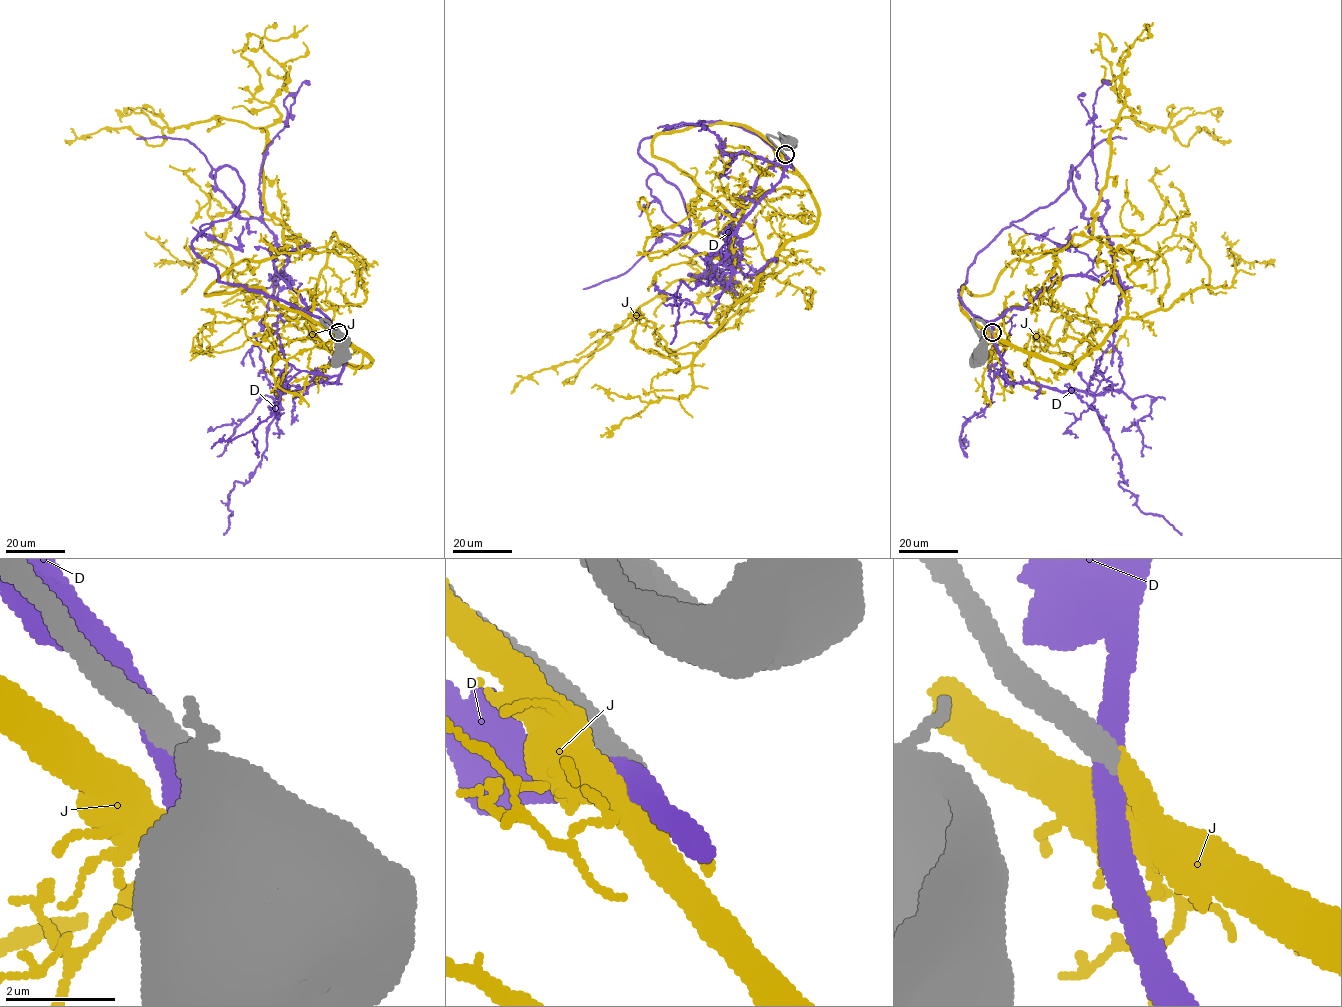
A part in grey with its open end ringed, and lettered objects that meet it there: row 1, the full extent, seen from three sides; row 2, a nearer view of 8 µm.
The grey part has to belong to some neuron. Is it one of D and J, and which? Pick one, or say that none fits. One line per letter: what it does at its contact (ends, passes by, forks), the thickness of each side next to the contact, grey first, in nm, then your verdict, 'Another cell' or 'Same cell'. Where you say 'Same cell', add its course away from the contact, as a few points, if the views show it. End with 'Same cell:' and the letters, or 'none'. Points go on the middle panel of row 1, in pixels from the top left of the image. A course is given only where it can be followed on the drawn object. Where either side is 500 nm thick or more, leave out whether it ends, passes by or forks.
D: Thickness 500 nm (grey) against 440 nm. Another cell
J: It ends there. Thickness 440 nm (grey) against 320 nm. Same cell. Its course: (785, 155), (743, 125), (660, 132), (653, 155), (730, 217), (729, 255), (641, 304), (606, 345), (511, 393)
Same cell: J

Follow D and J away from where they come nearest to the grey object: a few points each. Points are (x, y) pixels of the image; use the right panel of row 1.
D: (992, 331), (1069, 275), (1120, 282), (1072, 179), (1097, 144), (1126, 139)
J: (993, 331), (962, 288), (1091, 238), (1117, 120), (1231, 141)

